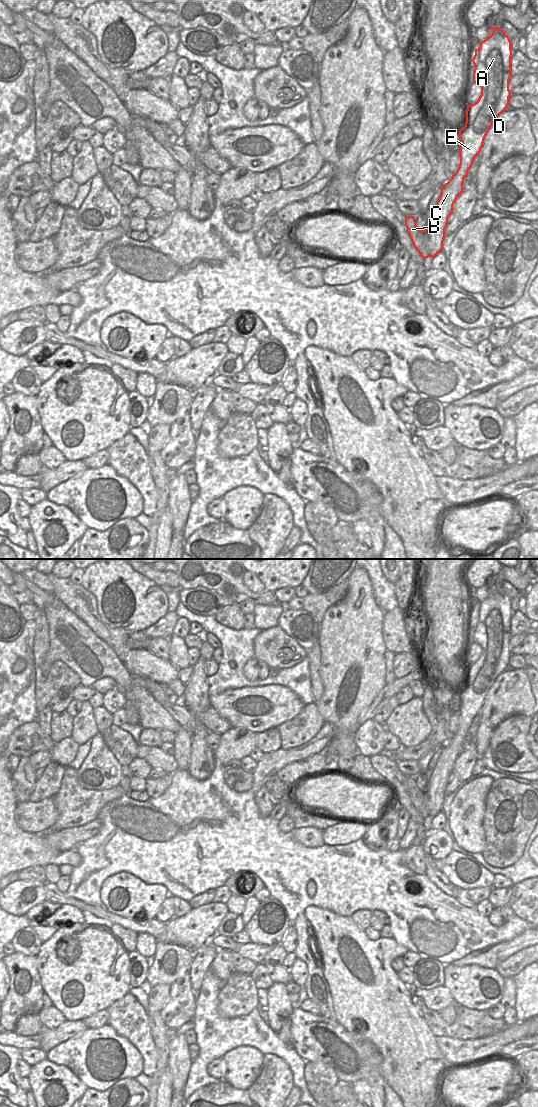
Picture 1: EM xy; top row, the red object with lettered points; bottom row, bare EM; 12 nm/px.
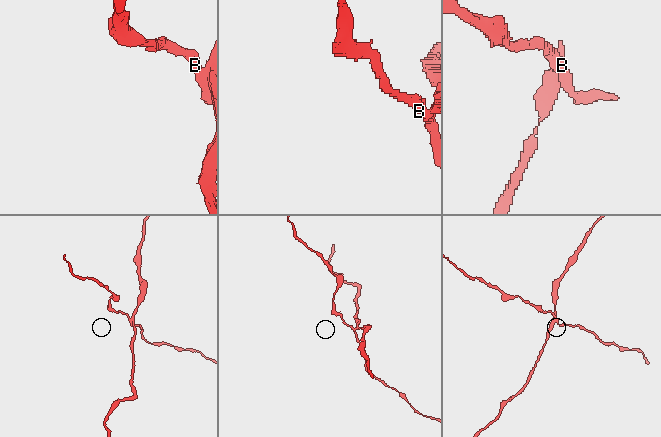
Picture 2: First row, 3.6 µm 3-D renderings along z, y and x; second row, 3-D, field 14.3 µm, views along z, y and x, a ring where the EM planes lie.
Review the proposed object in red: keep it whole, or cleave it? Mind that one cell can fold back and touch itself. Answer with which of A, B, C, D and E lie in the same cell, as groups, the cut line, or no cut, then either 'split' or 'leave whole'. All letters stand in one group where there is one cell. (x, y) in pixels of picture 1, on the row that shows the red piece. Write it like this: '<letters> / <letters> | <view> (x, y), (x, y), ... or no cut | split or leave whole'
A C D E / B | xy (422, 231), (424, 242), (430, 255) | split

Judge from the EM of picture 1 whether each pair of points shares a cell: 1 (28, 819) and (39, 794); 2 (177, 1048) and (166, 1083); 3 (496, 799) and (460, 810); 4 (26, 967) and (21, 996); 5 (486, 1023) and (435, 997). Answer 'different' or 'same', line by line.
1: different
2: different
3: different
4: same
5: different

